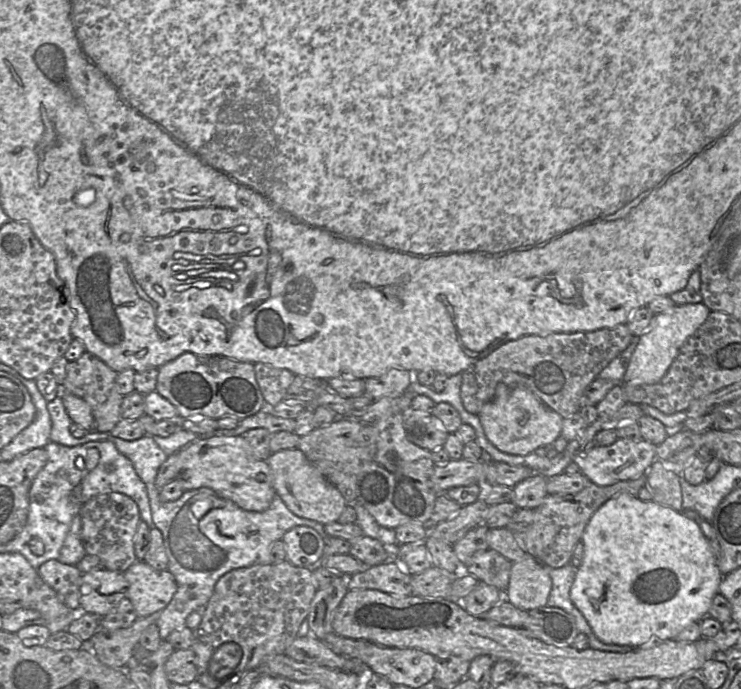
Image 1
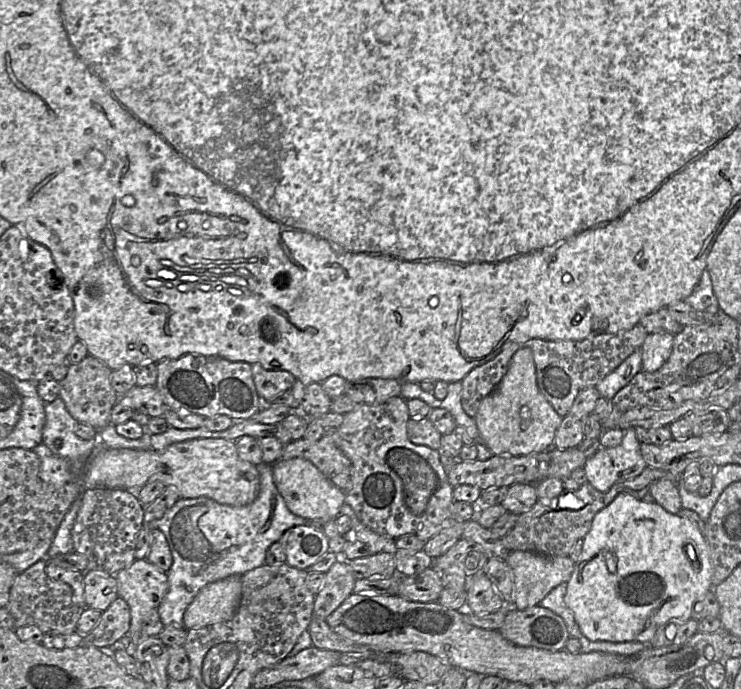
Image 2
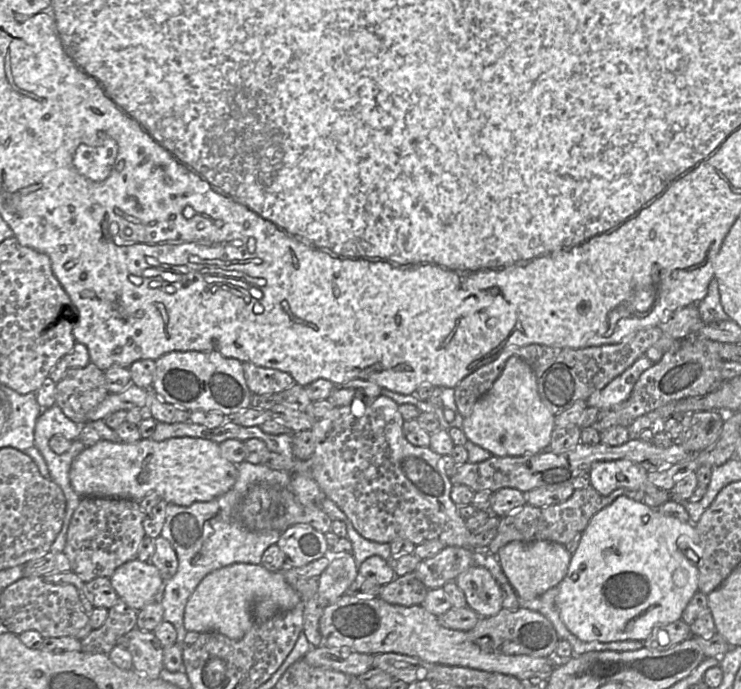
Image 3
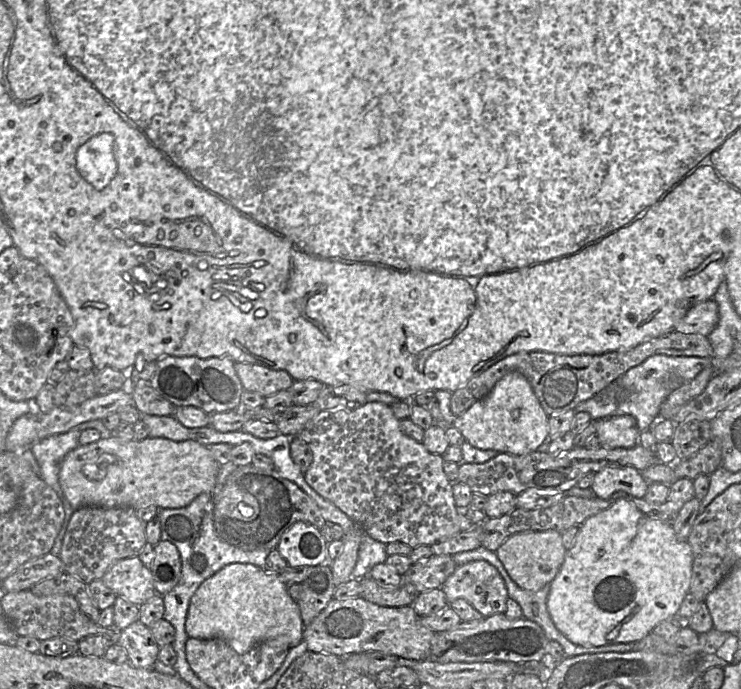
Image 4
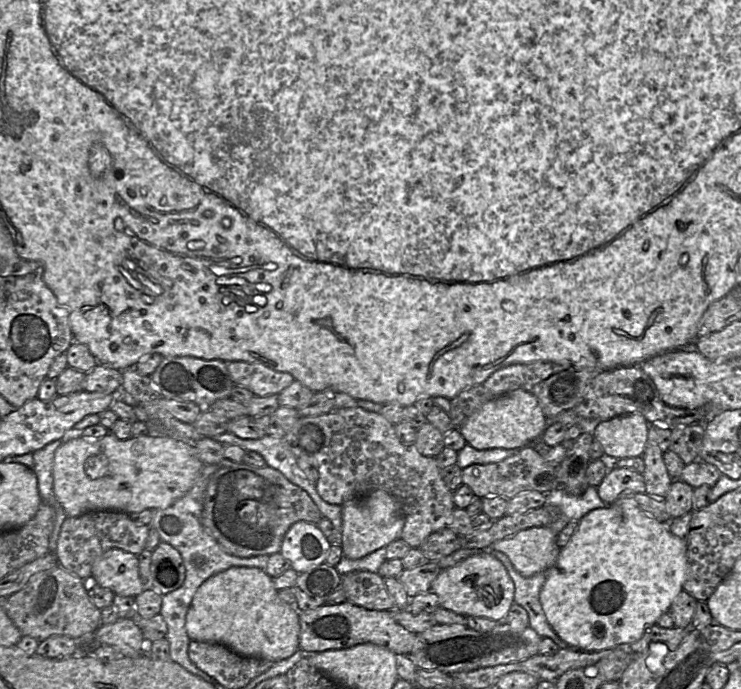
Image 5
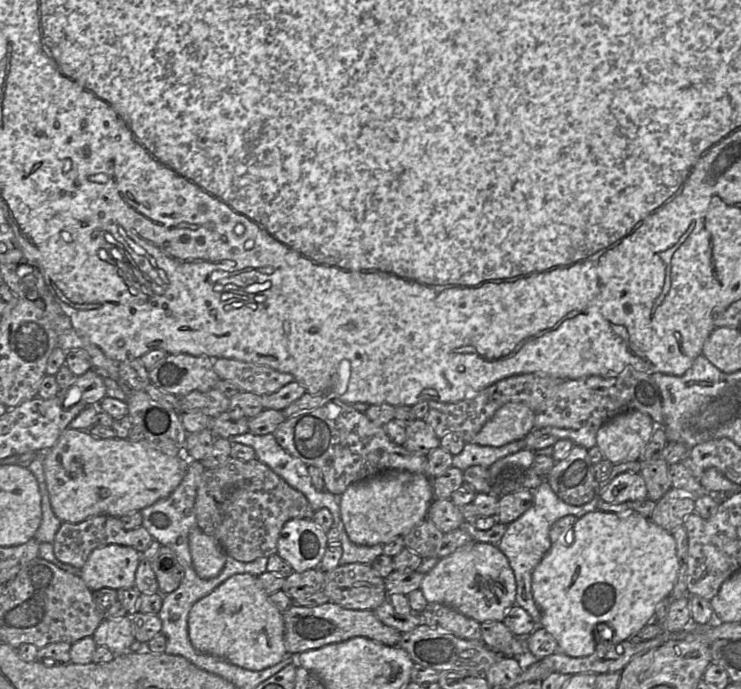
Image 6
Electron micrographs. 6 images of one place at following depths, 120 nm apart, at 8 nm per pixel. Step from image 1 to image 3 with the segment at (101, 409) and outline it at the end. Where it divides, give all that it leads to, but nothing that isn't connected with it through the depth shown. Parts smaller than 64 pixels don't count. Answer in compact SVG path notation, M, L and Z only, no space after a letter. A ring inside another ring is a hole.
M90 362L83 368L69 368L65 377L56 384L56 405L73 422L85 425L89 412L95 409L109 394L104 371Z

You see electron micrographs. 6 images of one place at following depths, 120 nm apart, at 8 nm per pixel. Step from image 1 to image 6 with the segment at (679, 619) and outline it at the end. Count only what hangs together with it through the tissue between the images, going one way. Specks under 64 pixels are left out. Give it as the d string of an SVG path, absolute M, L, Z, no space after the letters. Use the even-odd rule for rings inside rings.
M596 509L577 519L572 529L574 542L570 546L553 543L533 570L532 593L540 611L540 625L558 643L557 652L581 658L599 647L629 640L655 619L658 603L673 590L680 565L672 533L631 509L620 513Z

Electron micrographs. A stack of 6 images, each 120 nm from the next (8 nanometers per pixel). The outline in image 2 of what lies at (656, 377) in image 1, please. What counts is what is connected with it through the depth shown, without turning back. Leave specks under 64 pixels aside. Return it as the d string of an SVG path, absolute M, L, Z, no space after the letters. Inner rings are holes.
M666 332L651 333L642 347L642 371L655 372L662 367L671 355L675 335Z

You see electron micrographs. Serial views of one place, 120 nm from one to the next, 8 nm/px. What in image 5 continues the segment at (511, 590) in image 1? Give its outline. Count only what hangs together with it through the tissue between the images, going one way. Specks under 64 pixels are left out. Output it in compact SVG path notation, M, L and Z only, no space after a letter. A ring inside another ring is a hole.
M531 527L495 541L491 549L505 554L523 577L547 571L560 551L557 536L549 527Z

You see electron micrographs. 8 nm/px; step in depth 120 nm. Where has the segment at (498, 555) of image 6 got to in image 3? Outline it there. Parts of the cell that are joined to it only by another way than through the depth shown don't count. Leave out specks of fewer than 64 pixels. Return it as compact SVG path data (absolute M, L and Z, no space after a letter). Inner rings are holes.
M473 565L455 579L466 597L467 606L481 618L492 617L503 608L502 588L491 572Z

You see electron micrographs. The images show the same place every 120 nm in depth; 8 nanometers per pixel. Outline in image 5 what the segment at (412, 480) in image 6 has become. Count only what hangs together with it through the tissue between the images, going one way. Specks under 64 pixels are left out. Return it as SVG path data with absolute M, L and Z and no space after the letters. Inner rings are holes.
M378 489L350 501L342 506L343 555L348 559L360 559L389 543L400 539L404 516L398 501L388 492Z

